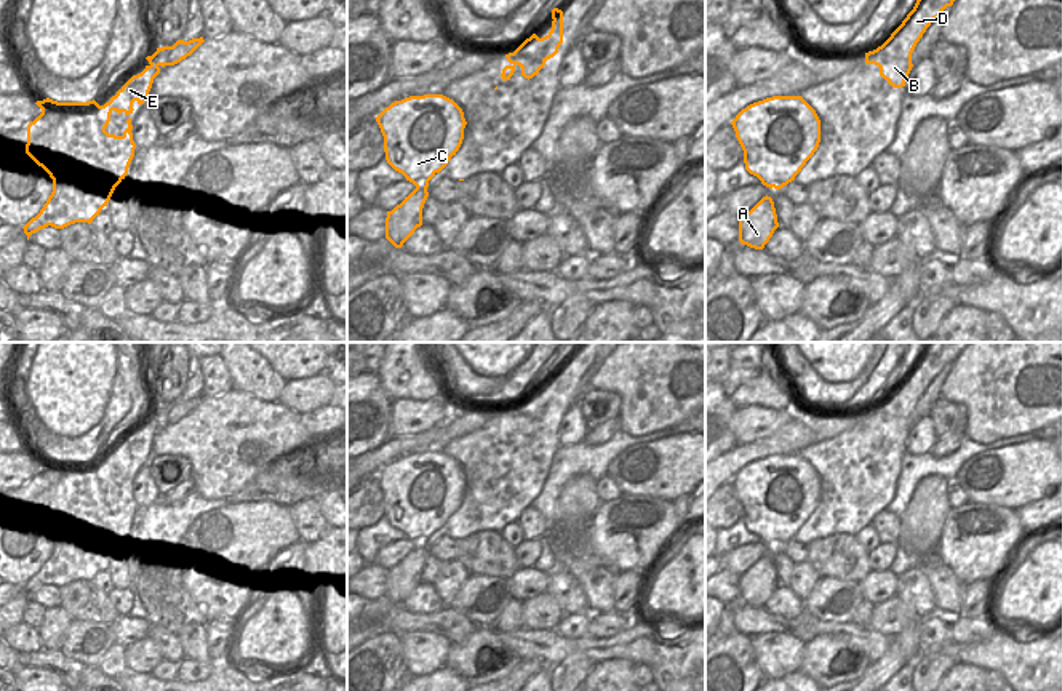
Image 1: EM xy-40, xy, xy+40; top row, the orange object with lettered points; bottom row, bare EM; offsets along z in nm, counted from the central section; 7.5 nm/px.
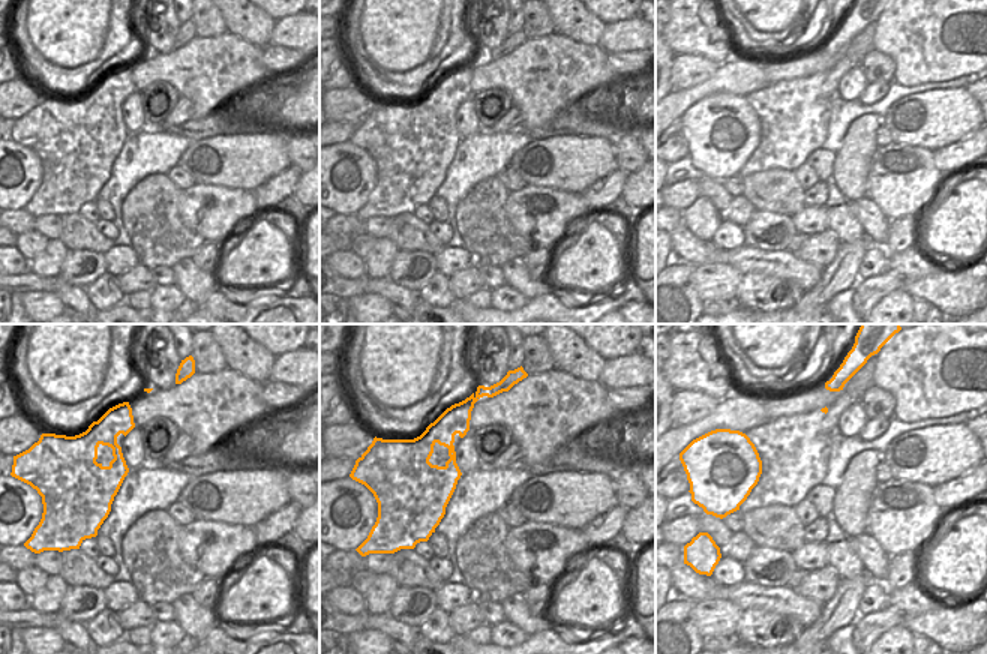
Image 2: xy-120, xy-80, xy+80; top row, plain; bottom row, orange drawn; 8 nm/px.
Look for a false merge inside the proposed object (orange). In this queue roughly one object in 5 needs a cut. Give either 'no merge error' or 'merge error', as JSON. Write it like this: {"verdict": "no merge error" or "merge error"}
{"verdict": "merge error"}

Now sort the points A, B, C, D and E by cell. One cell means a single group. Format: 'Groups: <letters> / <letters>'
Groups: A C E / B D.

